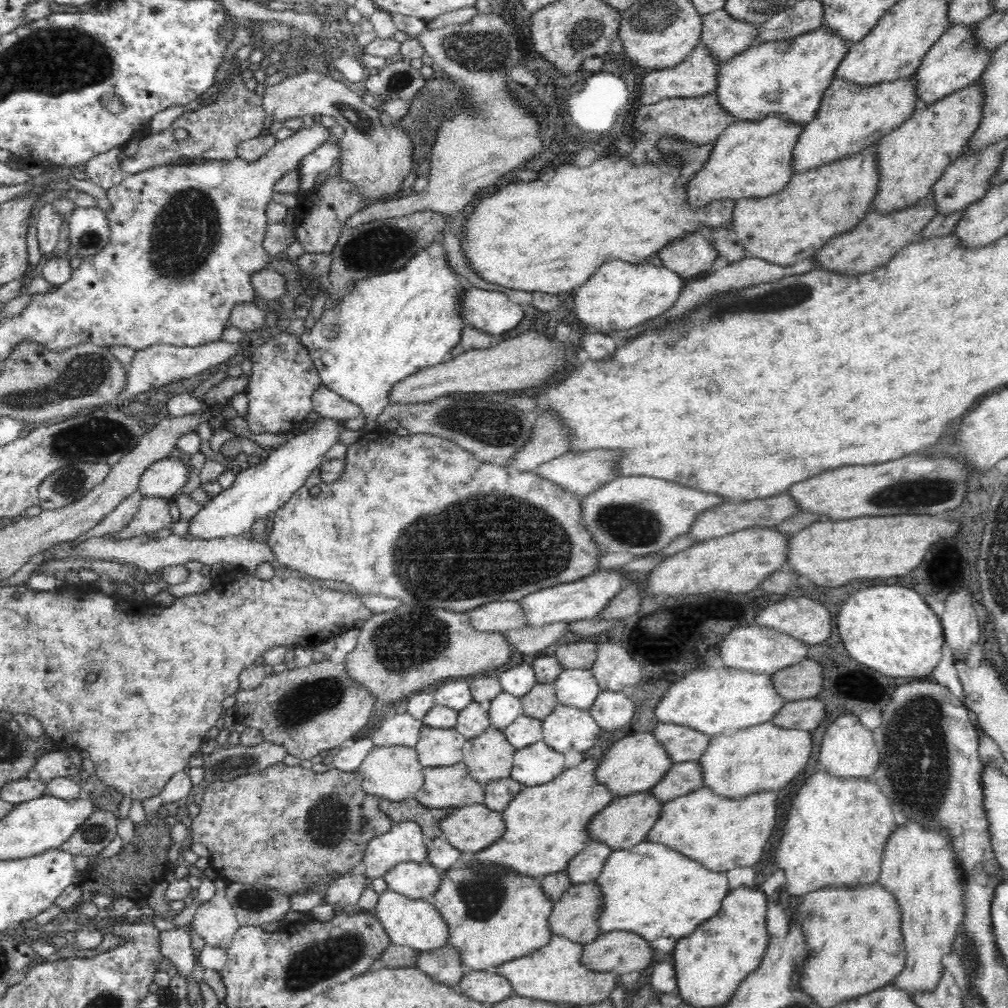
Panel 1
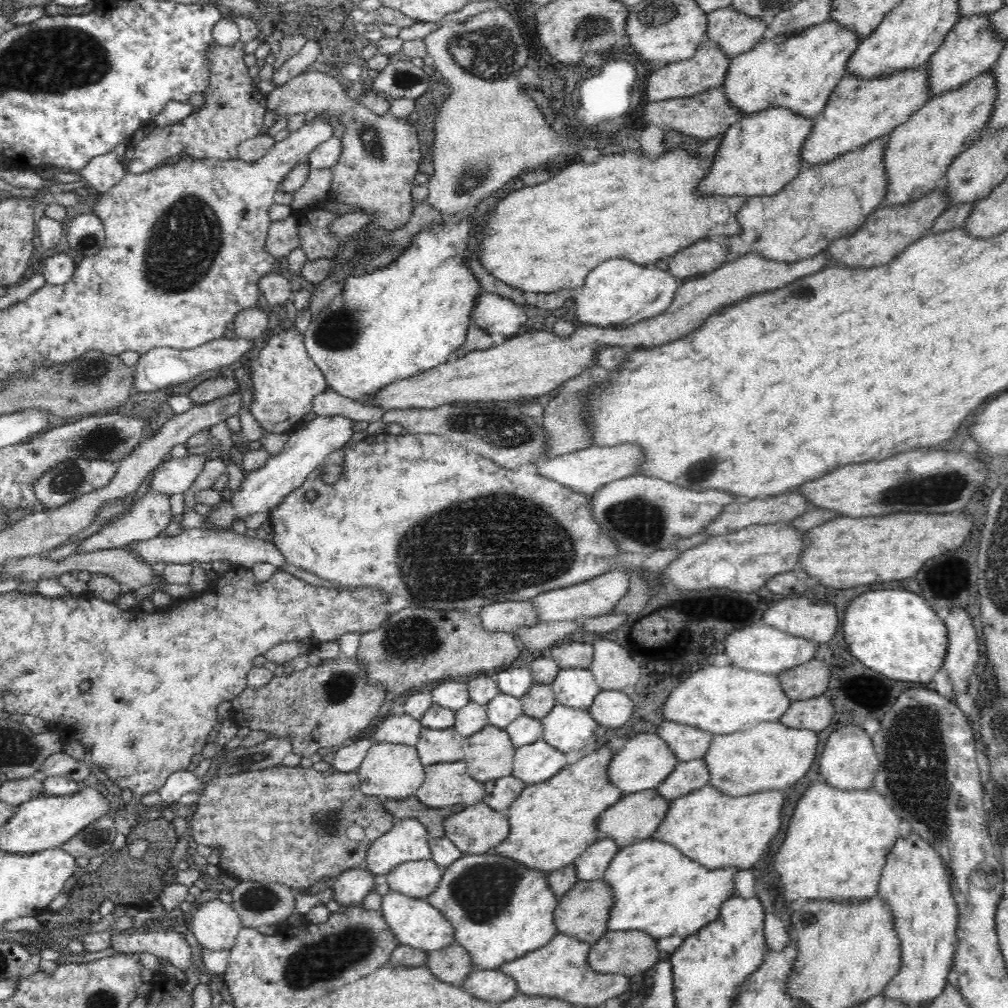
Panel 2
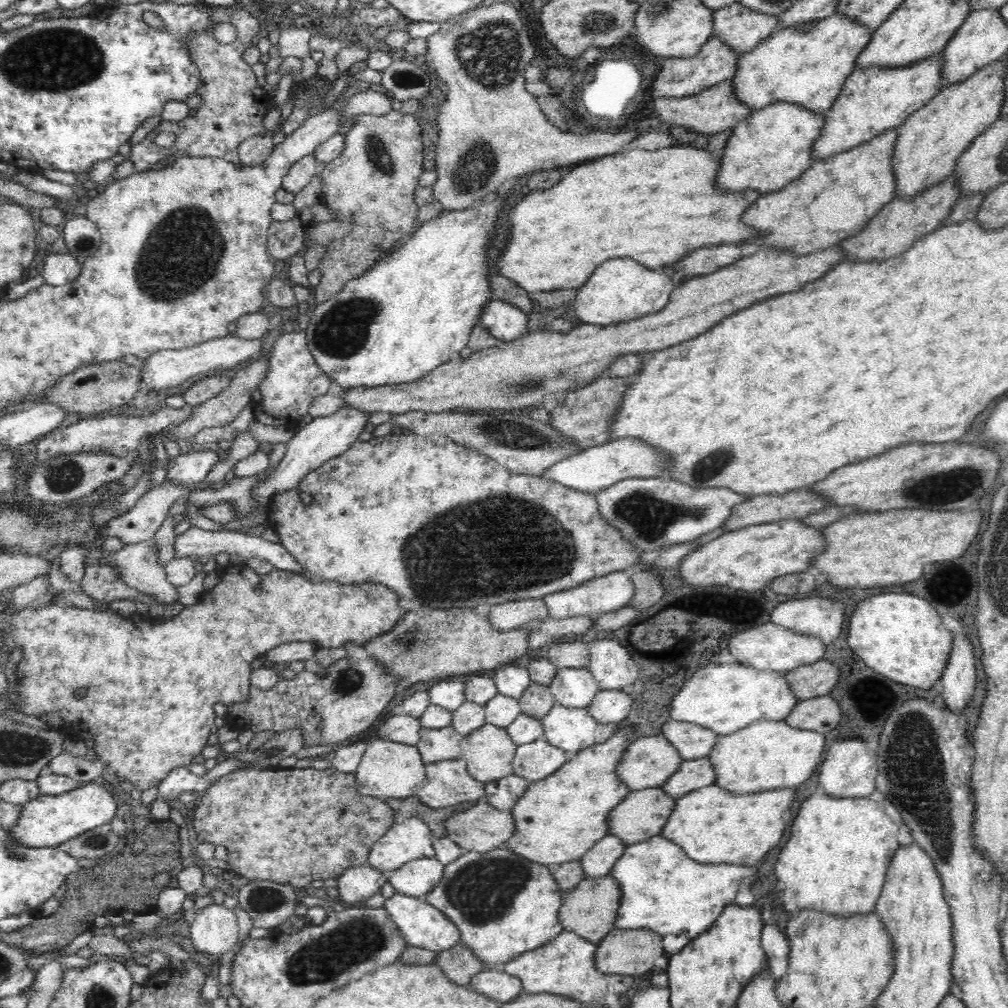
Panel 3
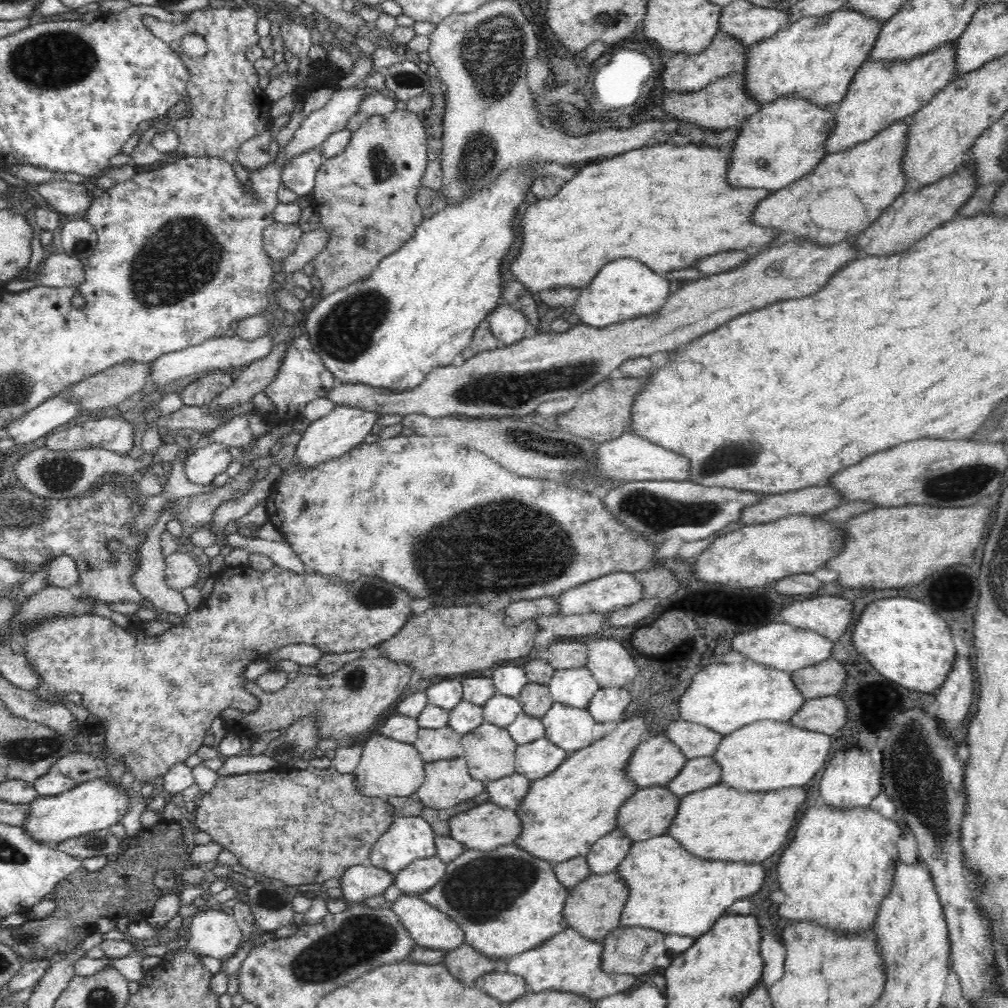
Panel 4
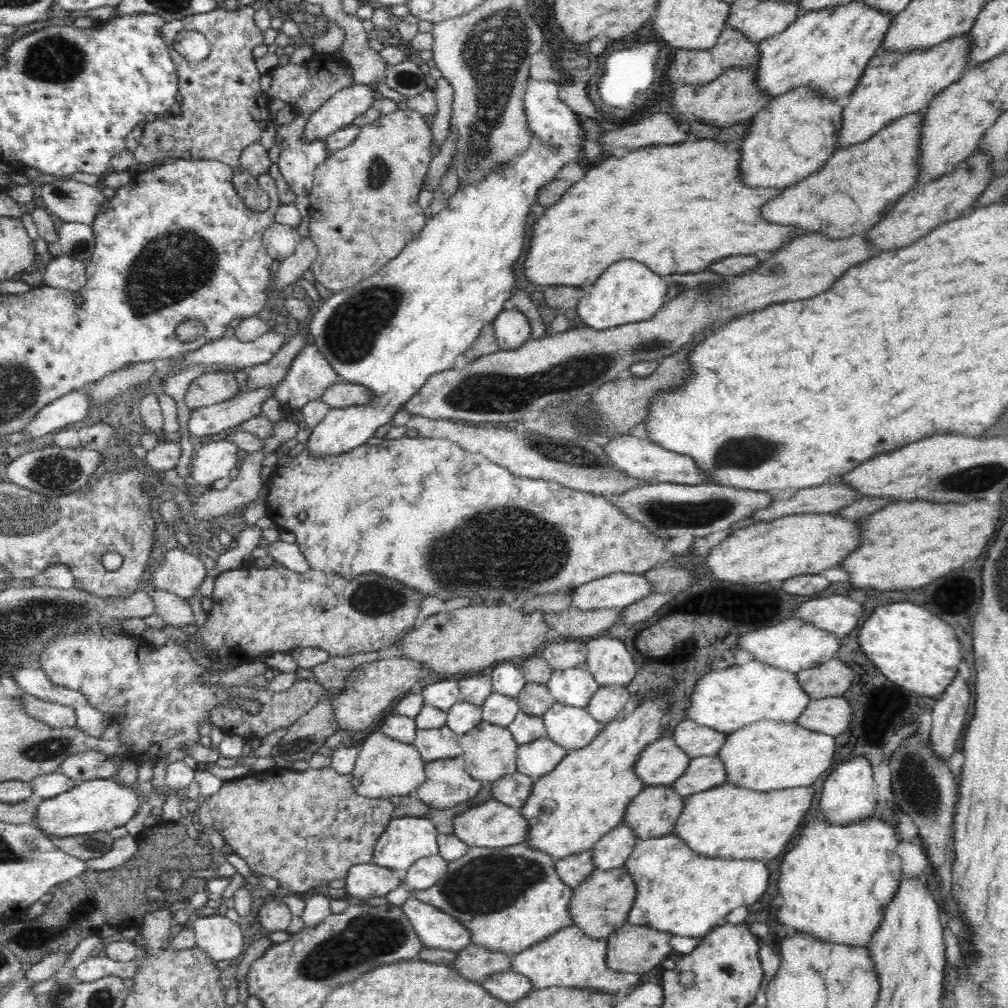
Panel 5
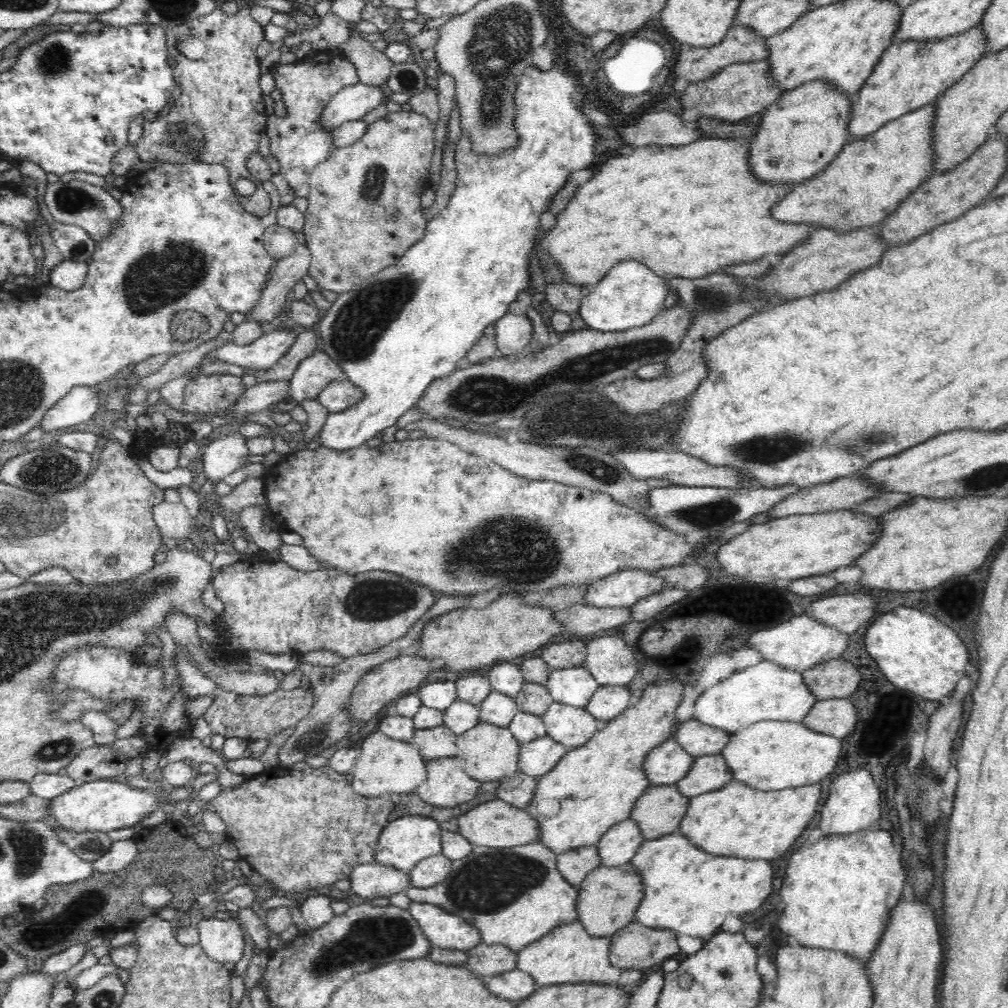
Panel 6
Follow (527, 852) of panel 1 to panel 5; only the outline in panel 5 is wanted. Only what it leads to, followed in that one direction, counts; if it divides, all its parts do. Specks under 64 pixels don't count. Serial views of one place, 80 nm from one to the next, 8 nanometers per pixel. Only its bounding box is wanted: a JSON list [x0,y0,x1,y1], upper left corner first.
[520,696,668,860]

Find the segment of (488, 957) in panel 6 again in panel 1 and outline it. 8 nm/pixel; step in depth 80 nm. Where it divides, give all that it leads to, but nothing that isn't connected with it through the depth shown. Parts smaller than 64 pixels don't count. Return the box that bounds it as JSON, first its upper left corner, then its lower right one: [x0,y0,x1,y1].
[413,944,468,987]

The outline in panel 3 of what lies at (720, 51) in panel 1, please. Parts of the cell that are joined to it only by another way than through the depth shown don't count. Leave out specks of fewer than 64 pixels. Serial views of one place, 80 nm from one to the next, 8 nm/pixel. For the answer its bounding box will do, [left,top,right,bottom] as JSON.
[713,2,780,53]

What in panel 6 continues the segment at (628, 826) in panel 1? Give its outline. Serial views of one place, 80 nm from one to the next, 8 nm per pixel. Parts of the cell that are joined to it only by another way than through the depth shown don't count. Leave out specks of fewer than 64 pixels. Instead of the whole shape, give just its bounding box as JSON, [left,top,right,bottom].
[629,785,689,840]

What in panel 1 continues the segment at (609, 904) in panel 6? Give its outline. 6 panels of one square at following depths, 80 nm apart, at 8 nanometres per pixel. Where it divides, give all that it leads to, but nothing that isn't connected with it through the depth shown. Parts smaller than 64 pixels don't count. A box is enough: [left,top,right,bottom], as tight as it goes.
[549,881,605,945]

